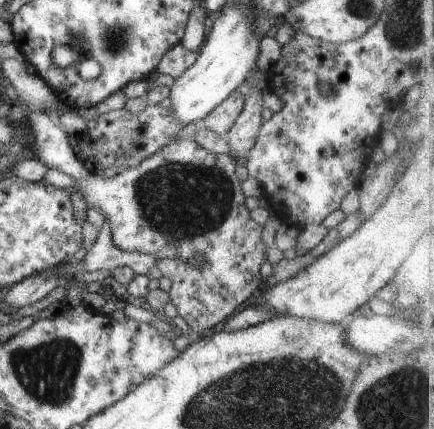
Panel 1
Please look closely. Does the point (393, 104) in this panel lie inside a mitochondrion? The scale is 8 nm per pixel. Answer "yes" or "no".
no

